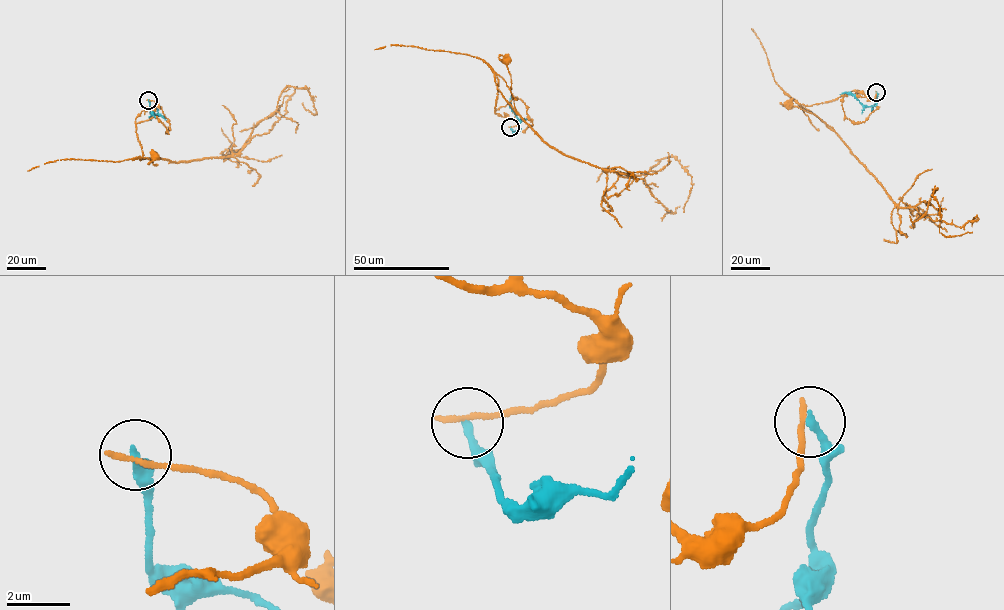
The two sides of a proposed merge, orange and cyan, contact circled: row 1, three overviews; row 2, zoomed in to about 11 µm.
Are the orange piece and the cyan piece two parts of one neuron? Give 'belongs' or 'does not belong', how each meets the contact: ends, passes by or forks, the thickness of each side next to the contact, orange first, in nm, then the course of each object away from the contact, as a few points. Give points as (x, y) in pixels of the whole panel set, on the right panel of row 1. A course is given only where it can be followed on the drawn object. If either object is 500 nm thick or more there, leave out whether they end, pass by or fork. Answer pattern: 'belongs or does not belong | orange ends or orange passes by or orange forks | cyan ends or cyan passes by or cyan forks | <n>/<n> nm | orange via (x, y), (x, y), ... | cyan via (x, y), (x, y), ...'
does not belong | orange ends | cyan ends | 220/240 nm | orange via (876, 92), (870, 99), (854, 90), (824, 103), (797, 102), (834, 131), (813, 113), (789, 102) | cyan via (876, 92), (876, 105), (864, 107), (853, 96), (840, 94)

